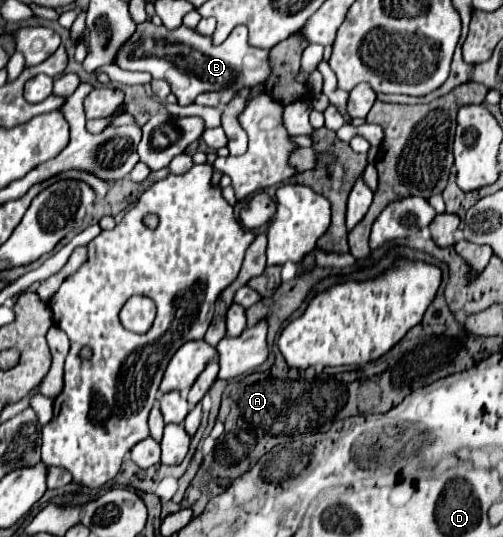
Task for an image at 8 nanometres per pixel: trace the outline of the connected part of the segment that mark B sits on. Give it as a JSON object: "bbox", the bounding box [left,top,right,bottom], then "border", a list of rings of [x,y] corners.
{"bbox":[118,22,272,106],"border":[[[144,22],[136,28],[134,38],[118,54],[118,66],[124,70],[148,72],[152,78],[166,80],[178,98],[180,106],[188,106],[202,92],[232,90],[240,92],[244,86],[254,88],[268,82],[272,76],[270,50],[248,46],[246,26],[236,26],[232,34],[220,46],[212,44],[212,38],[200,36],[196,30],[180,26],[178,30],[168,30],[166,26],[154,26]]]}

